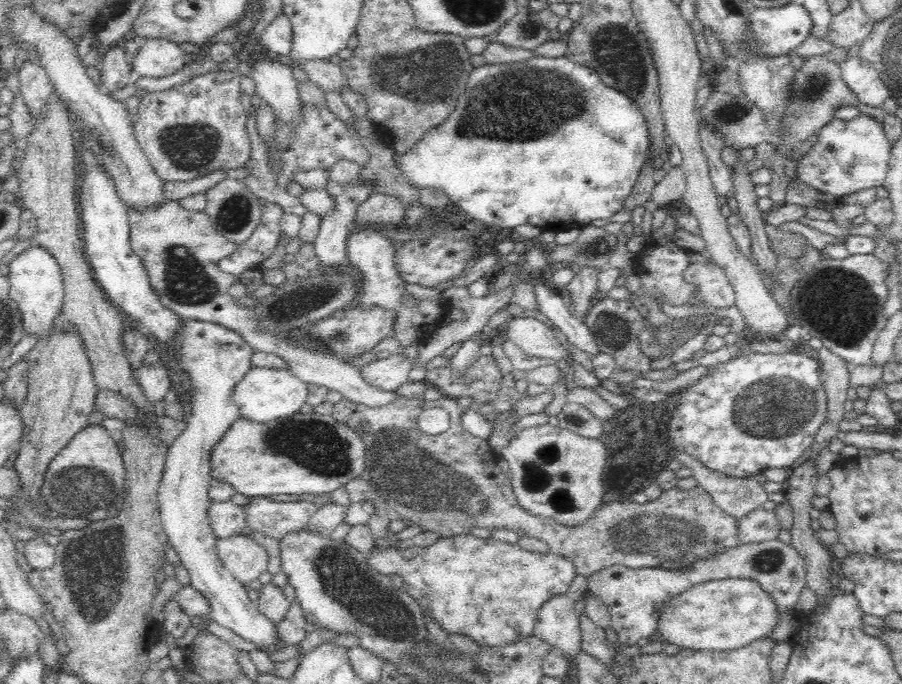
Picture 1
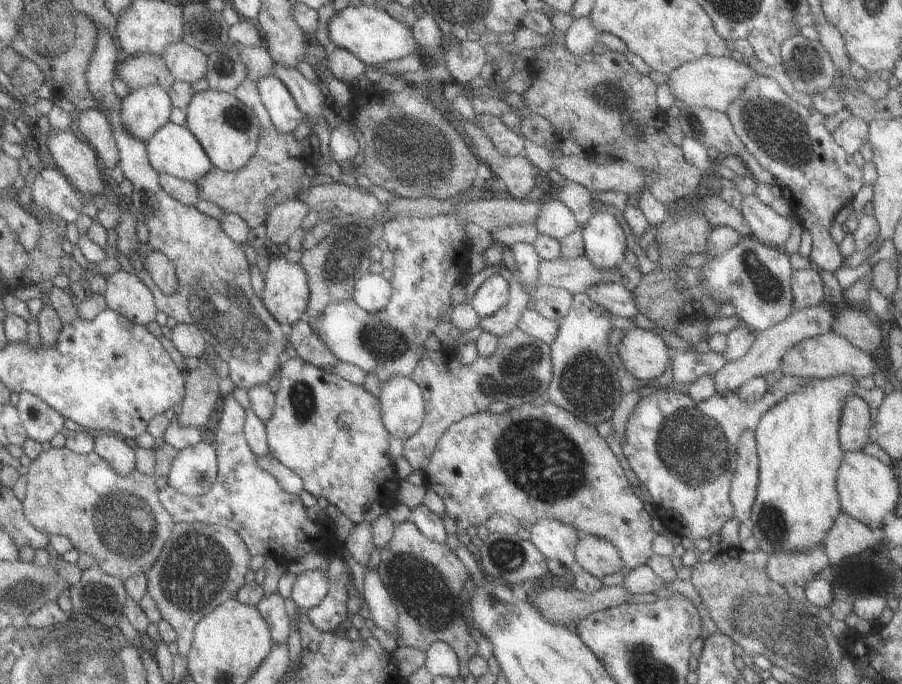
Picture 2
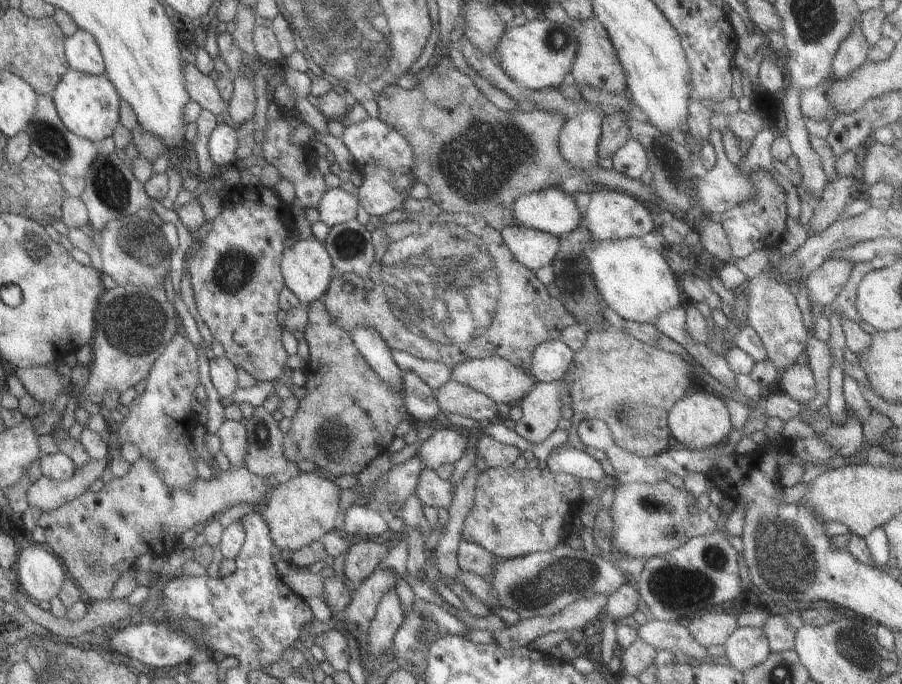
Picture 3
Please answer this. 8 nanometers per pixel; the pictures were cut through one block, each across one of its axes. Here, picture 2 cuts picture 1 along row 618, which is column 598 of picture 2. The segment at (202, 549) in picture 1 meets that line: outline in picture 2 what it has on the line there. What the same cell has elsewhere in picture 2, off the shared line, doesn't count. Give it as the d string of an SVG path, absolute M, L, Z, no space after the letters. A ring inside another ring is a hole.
M594 210L579 230L584 255L595 268L620 271L626 269L623 259L623 252L627 248L626 236L613 215Z

